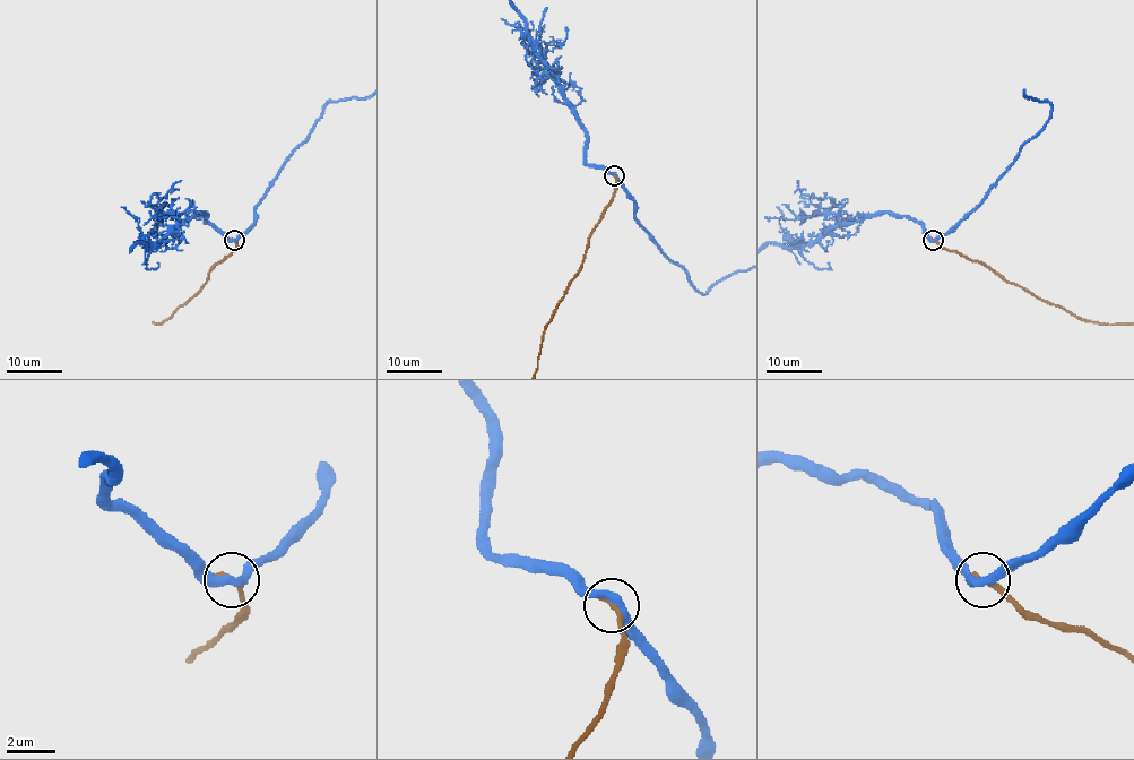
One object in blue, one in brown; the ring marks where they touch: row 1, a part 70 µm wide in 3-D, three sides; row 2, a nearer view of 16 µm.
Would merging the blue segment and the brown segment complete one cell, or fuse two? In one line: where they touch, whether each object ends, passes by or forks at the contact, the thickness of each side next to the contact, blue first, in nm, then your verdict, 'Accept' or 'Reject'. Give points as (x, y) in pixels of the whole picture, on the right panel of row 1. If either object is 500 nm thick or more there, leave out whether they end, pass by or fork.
Place: (933, 240). At the ring blue passes by. At the ring brown ends. Thickness 360 nm (blue) against 280 nm. Accept

